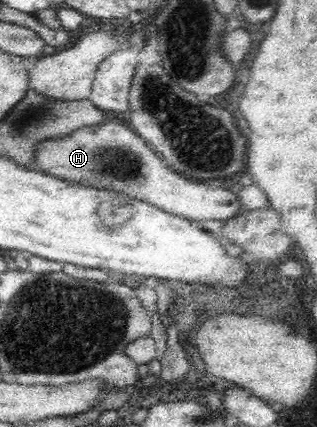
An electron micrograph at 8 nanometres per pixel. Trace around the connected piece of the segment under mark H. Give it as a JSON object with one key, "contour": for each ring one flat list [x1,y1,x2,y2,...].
{"contour":[[126,122,86,126,62,140,42,142,36,160,27,166,74,183,124,193,199,224,205,220,224,222,242,210,234,190,191,181,174,172]]}

